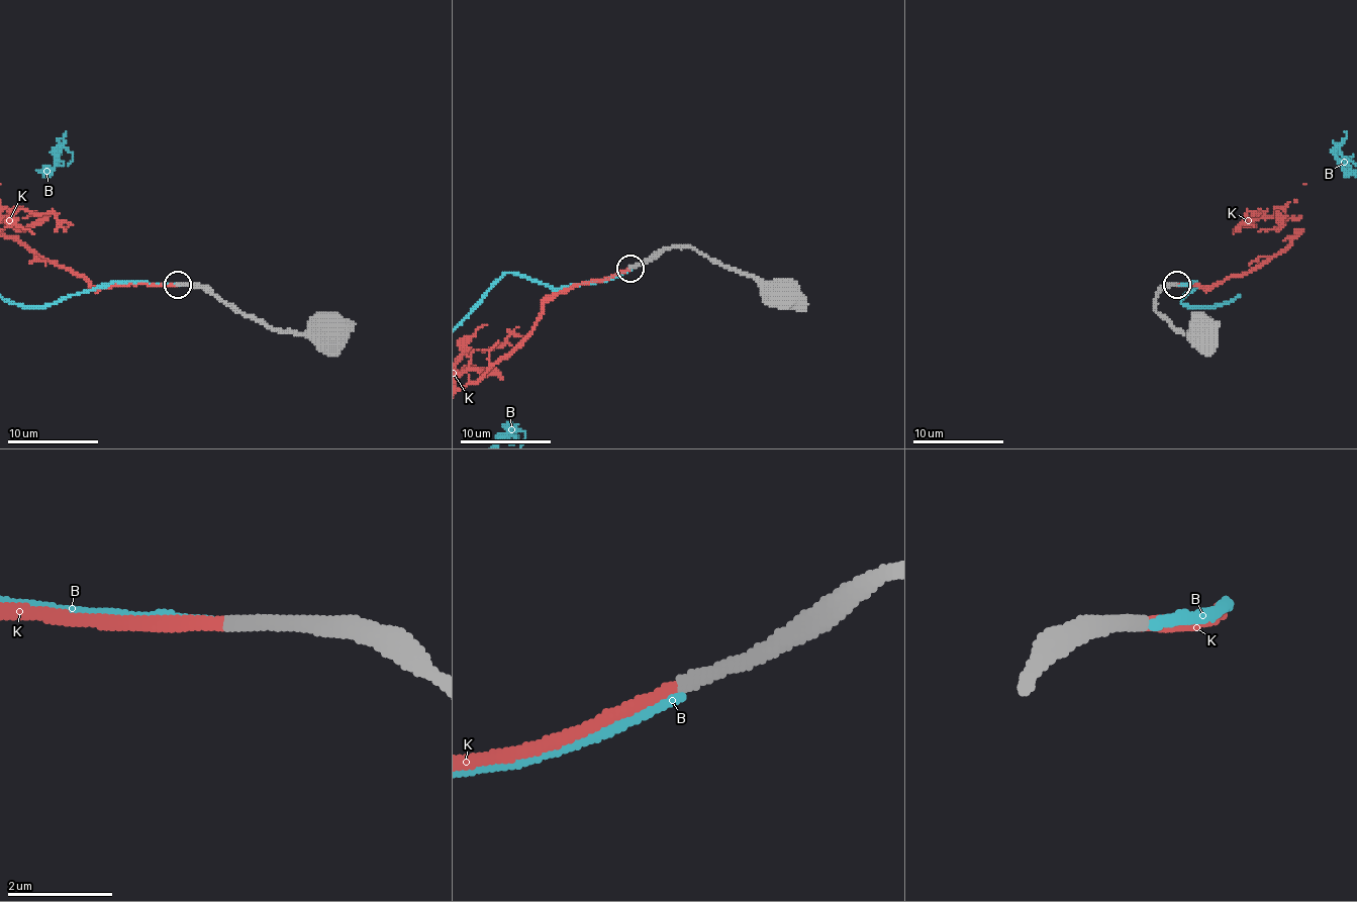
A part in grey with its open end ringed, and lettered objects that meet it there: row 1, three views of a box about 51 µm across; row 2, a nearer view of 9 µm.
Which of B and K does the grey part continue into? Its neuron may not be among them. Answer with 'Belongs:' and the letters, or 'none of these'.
Belongs: K

